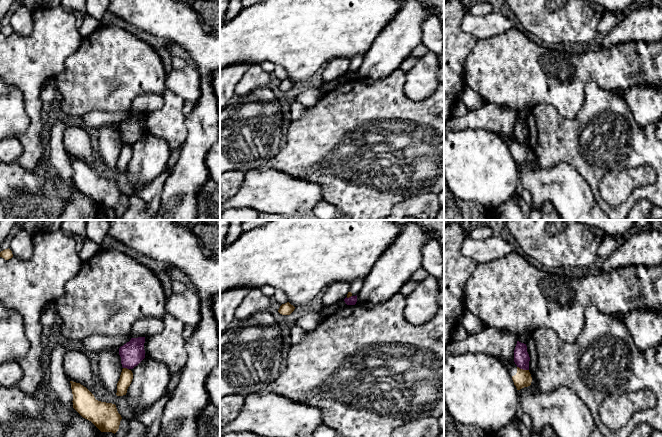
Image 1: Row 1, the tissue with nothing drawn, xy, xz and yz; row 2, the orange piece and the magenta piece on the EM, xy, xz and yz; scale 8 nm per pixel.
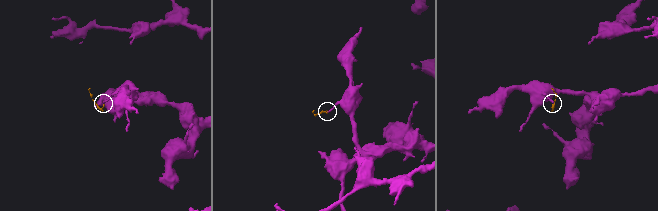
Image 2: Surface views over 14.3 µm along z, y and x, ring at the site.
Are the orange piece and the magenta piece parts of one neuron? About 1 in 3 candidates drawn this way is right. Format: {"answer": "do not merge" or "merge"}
{"answer": "do not merge"}

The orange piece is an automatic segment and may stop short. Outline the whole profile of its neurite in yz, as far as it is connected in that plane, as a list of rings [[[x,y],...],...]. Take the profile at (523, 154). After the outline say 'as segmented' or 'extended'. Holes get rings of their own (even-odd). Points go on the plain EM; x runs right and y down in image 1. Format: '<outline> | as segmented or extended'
[[[498,136],[508,145],[517,166],[531,161],[532,153],[529,146],[520,145],[516,140],[510,140],[506,136]]] | extended

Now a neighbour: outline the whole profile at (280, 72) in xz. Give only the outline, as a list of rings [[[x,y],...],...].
[[[275,65],[275,69],[273,71],[273,74],[280,80],[285,80],[288,78],[288,73],[286,69],[281,65]]]

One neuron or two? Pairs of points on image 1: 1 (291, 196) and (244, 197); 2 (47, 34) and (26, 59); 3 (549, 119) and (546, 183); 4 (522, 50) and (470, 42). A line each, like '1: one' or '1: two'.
1: one
2: one
3: two
4: two

